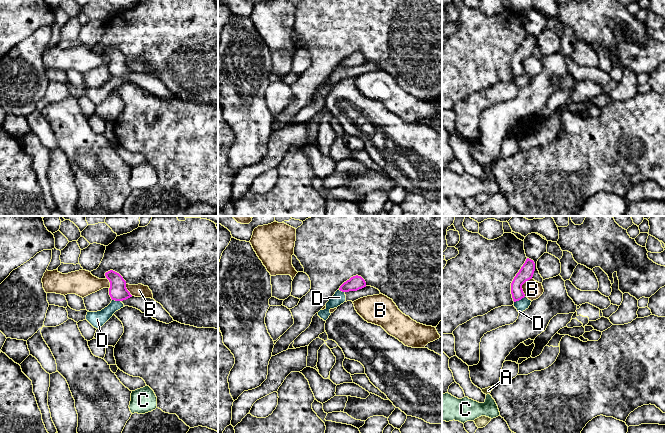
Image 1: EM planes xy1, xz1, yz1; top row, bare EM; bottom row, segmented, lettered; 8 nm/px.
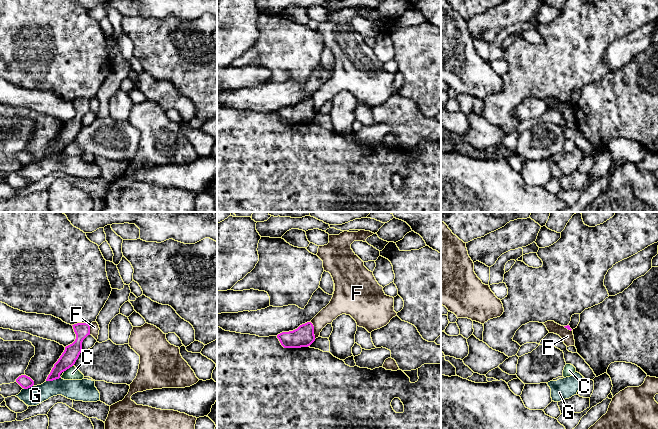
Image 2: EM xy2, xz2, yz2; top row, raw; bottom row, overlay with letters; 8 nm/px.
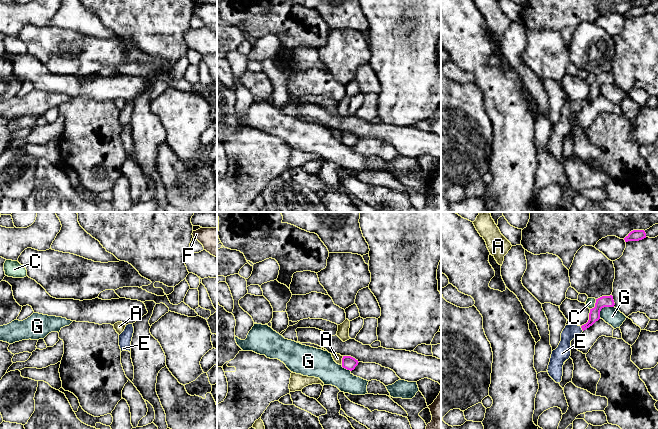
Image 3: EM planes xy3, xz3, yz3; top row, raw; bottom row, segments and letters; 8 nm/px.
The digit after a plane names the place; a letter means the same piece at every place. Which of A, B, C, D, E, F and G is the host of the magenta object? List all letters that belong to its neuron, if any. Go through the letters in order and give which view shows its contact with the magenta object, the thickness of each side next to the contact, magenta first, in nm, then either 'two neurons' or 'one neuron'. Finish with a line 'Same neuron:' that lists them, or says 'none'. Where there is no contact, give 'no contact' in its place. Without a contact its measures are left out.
A: xz3 | 110/70 nm | two neurons
B: yz1 | 120/150 nm | two neurons
C: yz3 | 100/70 nm | two neurons
D: yz1 | 120/90 nm | two neurons
E: yz3 | 90/130 nm | one neuron
F: xz2 | 170/140 nm | two neurons
G: yz3 | 100/140 nm | two neurons
Same neuron: E

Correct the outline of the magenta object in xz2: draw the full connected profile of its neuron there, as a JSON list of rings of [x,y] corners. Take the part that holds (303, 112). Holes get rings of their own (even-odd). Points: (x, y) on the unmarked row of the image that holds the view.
[[[307,98],[293,107],[278,110],[277,114],[284,124],[308,123],[315,117],[314,102]]]

